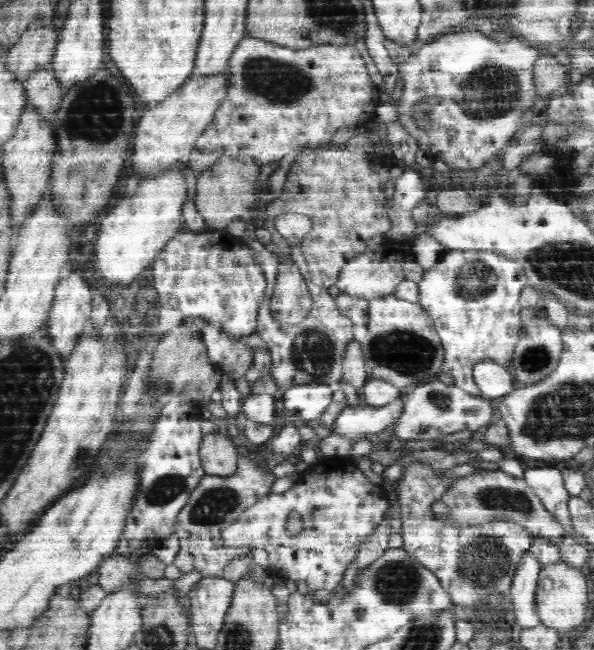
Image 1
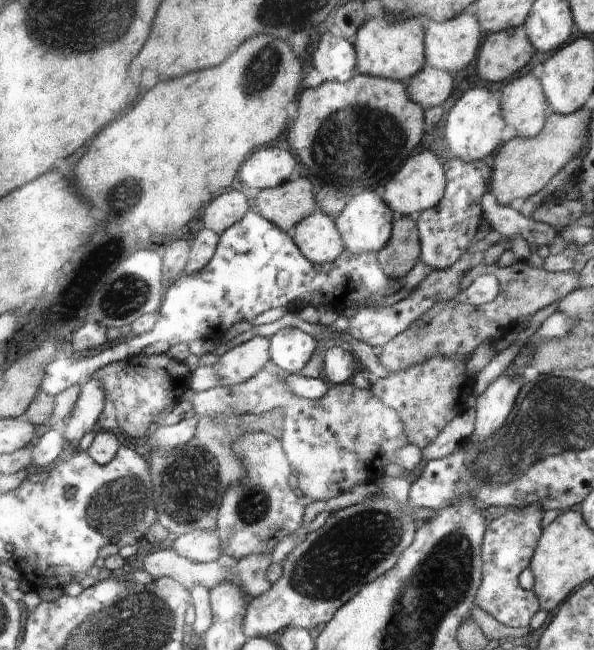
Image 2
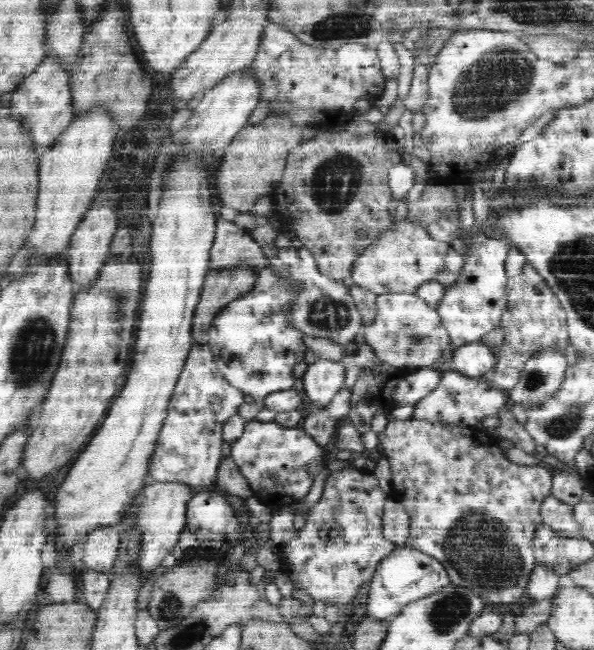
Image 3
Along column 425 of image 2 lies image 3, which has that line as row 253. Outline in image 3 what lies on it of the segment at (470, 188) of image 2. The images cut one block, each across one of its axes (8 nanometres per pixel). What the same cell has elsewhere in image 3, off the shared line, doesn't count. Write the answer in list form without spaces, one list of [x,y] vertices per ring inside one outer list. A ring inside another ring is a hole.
[[[222,219],[216,220],[216,236],[210,252],[208,270],[248,265],[252,269],[268,267],[268,258],[245,228]]]

